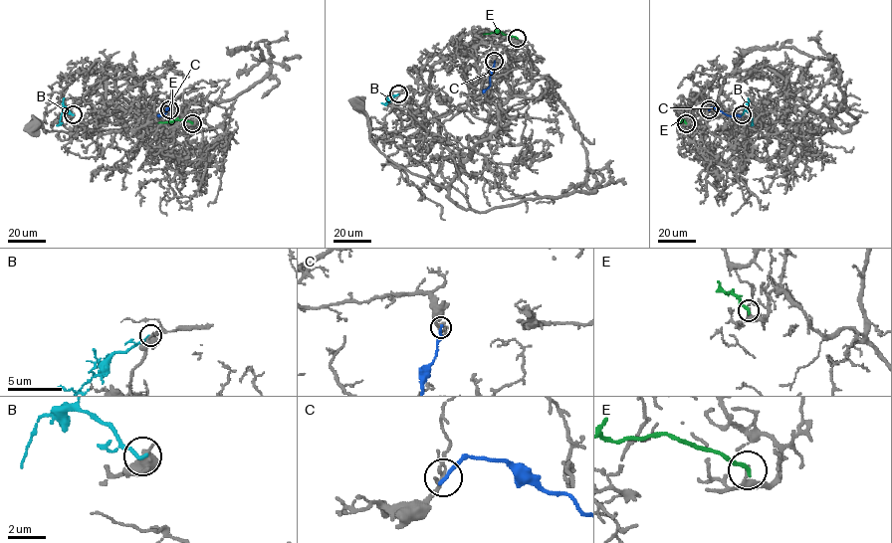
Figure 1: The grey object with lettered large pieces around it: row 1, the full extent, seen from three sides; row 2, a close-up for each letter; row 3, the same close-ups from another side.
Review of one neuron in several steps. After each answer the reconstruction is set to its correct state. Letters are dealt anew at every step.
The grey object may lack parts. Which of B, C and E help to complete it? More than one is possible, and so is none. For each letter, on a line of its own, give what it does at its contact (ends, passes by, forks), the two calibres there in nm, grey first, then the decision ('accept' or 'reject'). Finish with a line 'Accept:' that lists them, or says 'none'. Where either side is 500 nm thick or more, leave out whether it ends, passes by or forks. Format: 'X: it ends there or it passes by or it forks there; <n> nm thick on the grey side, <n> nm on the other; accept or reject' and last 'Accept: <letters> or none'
B: it ends there; 440 nm thick on the grey side, 200 nm on the other; reject
C: it ends there; 200 nm thick on the grey side, 200 nm on the other; reject
E: it ends there; 190 nm thick on the grey side, 240 nm on the other; reject
Accept: none

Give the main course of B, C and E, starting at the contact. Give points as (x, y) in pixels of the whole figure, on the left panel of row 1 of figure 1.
B: (73, 114), (64, 110), (56, 125)
C: (169, 109), (164, 115), (157, 115)
E: (192, 123), (184, 119), (158, 122)

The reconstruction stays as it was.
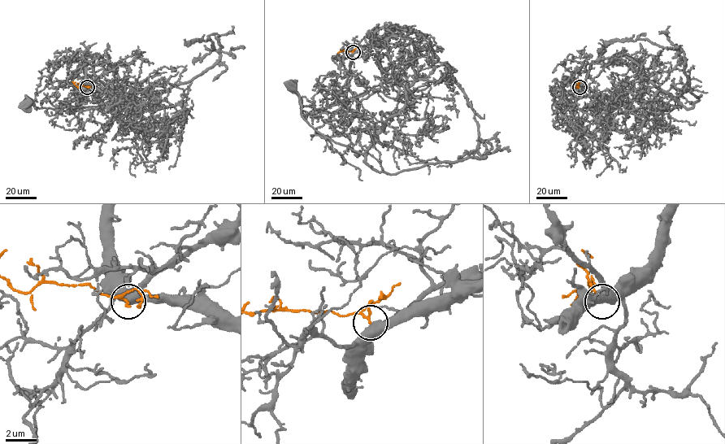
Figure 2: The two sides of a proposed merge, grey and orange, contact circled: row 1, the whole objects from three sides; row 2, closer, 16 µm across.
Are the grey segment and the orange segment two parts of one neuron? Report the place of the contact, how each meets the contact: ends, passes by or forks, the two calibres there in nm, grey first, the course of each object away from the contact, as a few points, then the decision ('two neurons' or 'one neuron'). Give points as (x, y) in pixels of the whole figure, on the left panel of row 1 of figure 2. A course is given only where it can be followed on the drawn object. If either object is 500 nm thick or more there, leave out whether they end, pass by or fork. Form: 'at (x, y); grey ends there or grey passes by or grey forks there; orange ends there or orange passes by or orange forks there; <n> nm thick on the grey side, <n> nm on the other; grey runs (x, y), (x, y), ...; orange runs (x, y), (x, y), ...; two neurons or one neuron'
at (87, 87); grey passes by; orange forks there; 460 nm thick on the grey side, 90 nm on the other; grey runs (87, 87), (81, 57), (89, 54), (93, 73), (110, 89), (98, 106), (56, 110), (25, 103); orange runs (87, 87), (76, 86), (72, 81); one neuron

